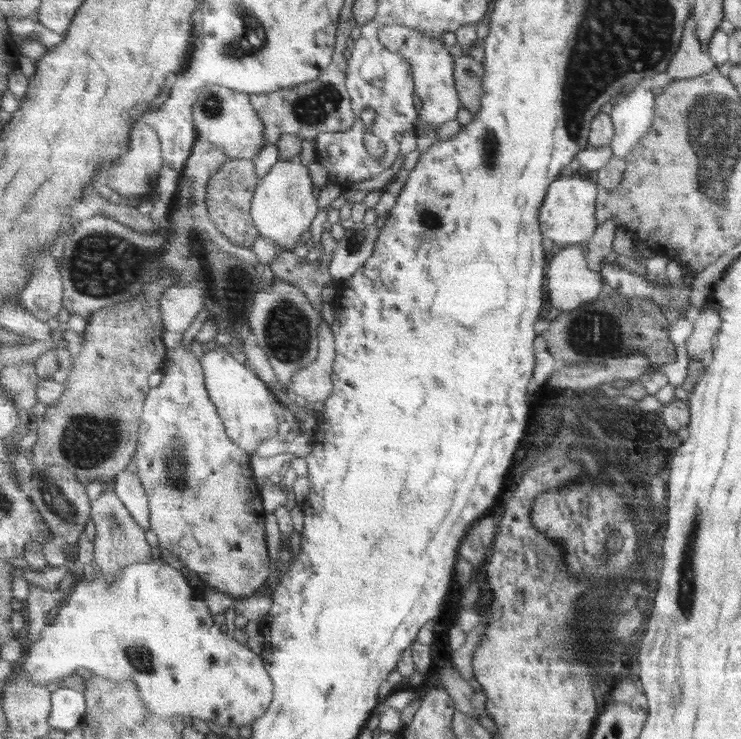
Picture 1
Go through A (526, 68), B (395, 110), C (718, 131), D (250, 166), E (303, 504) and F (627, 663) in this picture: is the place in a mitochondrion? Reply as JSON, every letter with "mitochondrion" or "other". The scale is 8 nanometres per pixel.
{"A":"other","B":"mitochondrion","C":"mitochondrion","D":"other","E":"other","F":"other"}

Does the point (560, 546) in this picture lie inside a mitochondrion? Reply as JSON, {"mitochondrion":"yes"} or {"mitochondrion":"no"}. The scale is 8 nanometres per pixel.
{"mitochondrion":"no"}

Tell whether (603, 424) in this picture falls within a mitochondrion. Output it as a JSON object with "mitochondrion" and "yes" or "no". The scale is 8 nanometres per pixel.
{"mitochondrion":"no"}

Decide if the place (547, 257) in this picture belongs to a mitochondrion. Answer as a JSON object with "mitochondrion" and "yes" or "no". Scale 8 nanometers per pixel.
{"mitochondrion":"no"}

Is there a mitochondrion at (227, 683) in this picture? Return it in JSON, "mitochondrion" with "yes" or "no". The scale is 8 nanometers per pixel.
{"mitochondrion":"no"}

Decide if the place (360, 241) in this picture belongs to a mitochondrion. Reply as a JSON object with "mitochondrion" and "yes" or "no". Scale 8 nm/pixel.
{"mitochondrion":"yes"}

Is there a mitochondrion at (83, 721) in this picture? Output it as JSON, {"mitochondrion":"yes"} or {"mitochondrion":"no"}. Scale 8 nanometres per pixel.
{"mitochondrion":"no"}

